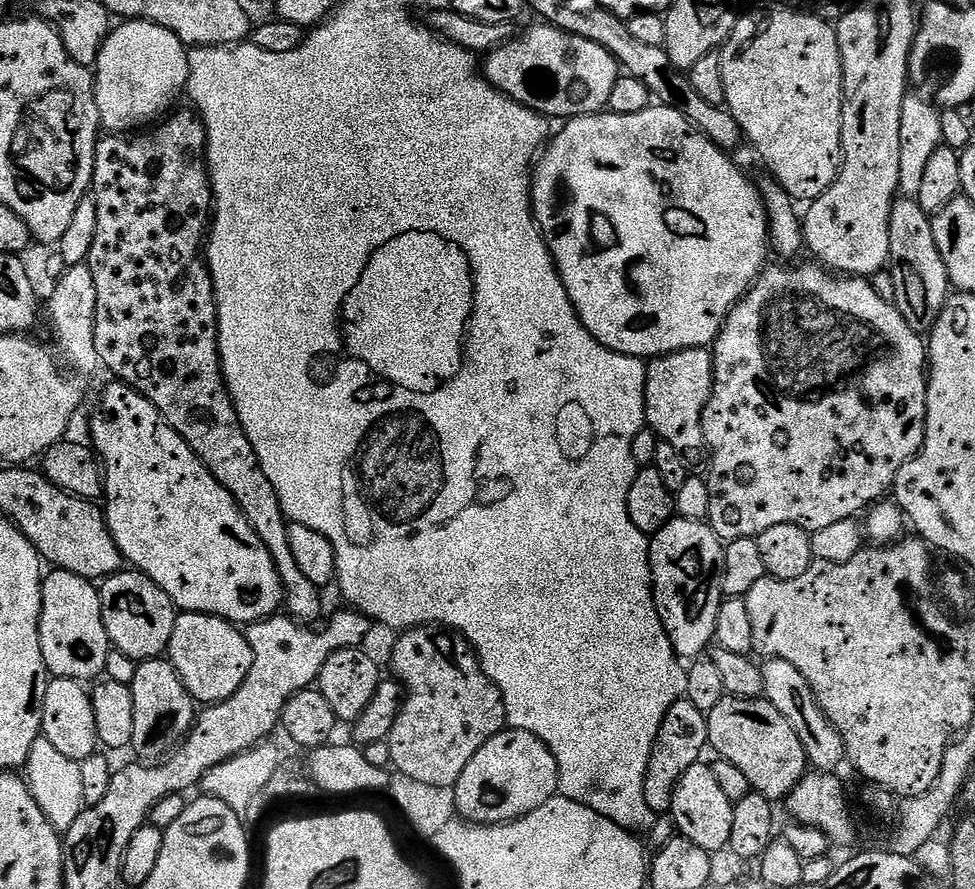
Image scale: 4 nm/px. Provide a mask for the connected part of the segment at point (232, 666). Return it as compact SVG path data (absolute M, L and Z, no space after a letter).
M180 612L177 615L166 656L176 667L176 673L182 678L193 701L204 706L221 704L223 700L230 699L234 690L246 682L246 674L250 674L252 665L248 637L237 625L197 612Z

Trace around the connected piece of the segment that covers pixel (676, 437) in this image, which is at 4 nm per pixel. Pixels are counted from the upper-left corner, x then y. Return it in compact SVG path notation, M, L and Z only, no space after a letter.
M686 348L655 357L647 365L644 383L644 419L660 440L670 442L686 458L705 447L702 414L712 397L712 352L708 348Z

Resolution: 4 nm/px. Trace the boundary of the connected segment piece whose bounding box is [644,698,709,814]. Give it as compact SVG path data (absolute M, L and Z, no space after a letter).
M687 698L674 702L670 710L666 710L666 718L662 718L662 726L658 730L658 738L652 745L650 762L646 766L646 806L659 813L671 813L674 802L674 790L678 790L678 782L682 782L682 774L690 770L690 766L701 763L700 756L709 747L708 717L694 702Z

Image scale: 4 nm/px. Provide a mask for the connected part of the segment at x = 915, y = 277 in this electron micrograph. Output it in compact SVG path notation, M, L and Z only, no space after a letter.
M900 198L890 210L890 271L894 278L895 306L915 332L927 334L935 326L950 295L942 254L934 242L932 216L923 212L912 198Z

